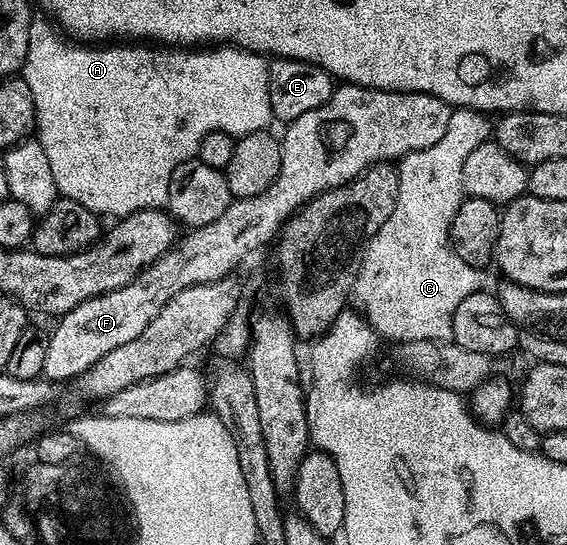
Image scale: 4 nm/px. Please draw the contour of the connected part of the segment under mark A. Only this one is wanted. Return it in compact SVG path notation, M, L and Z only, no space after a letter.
M32 21L29 28L29 52L21 76L25 84L29 84L29 92L33 92L37 141L41 144L41 148L45 148L45 156L49 156L49 168L53 168L53 180L60 195L74 202L80 202L94 214L122 216L138 210L158 210L166 207L169 180L173 172L181 164L192 161L198 155L199 142L205 136L209 136L209 132L225 132L236 136L256 134L258 130L267 130L270 122L273 122L267 71L269 62L264 55L257 54L253 50L242 50L240 46L234 44L215 44L210 48L155 48L159 50L150 50L147 47L150 45L147 44L119 44L123 46L76 44L64 37L50 21L47 22Z

